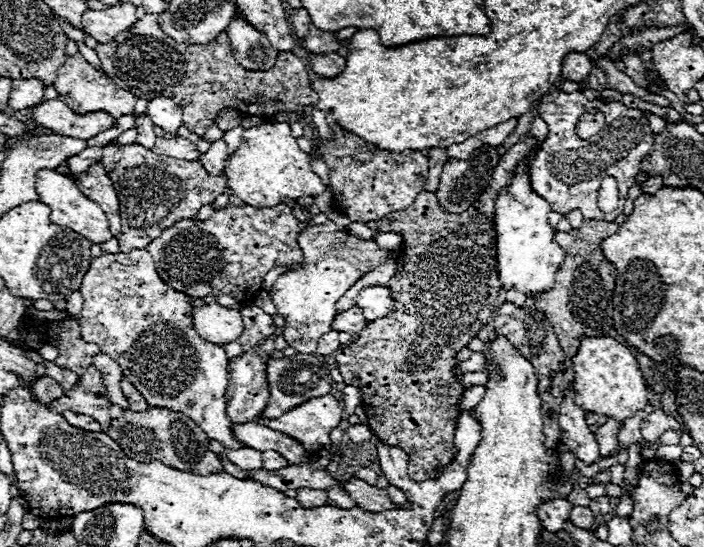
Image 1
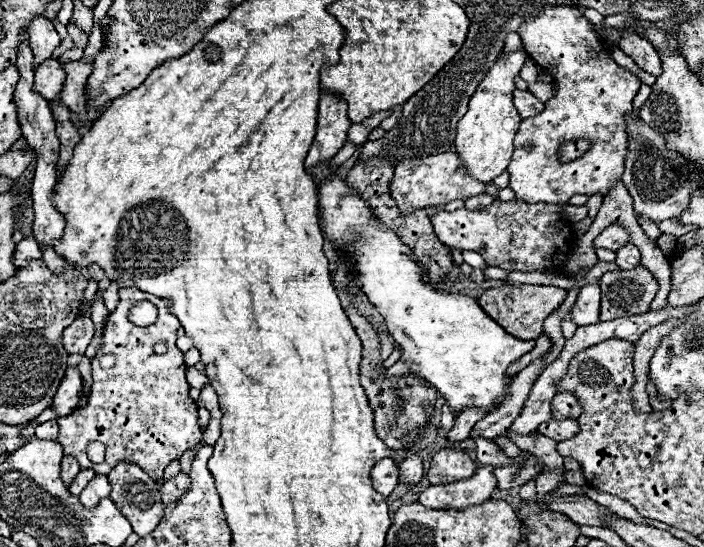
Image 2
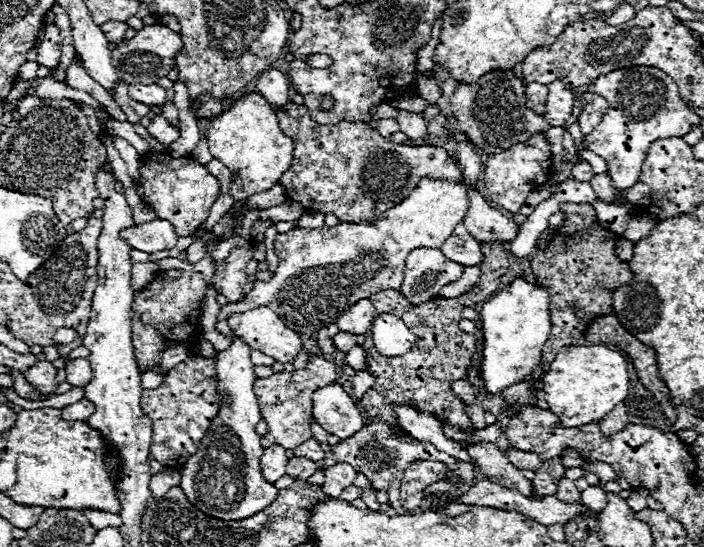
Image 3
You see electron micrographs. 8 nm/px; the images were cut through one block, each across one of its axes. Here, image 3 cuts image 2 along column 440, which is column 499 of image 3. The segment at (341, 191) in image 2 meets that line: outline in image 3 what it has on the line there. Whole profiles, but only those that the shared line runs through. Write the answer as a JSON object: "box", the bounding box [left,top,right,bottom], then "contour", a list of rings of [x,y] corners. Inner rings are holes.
{"box":[480,278,550,394],"contour":[[[516,278],[510,286],[494,294],[480,310],[480,322],[484,332],[480,376],[484,380],[486,394],[502,394],[508,386],[526,380],[532,368],[540,362],[542,346],[550,336],[550,312],[548,292],[540,286],[528,284]]]}

